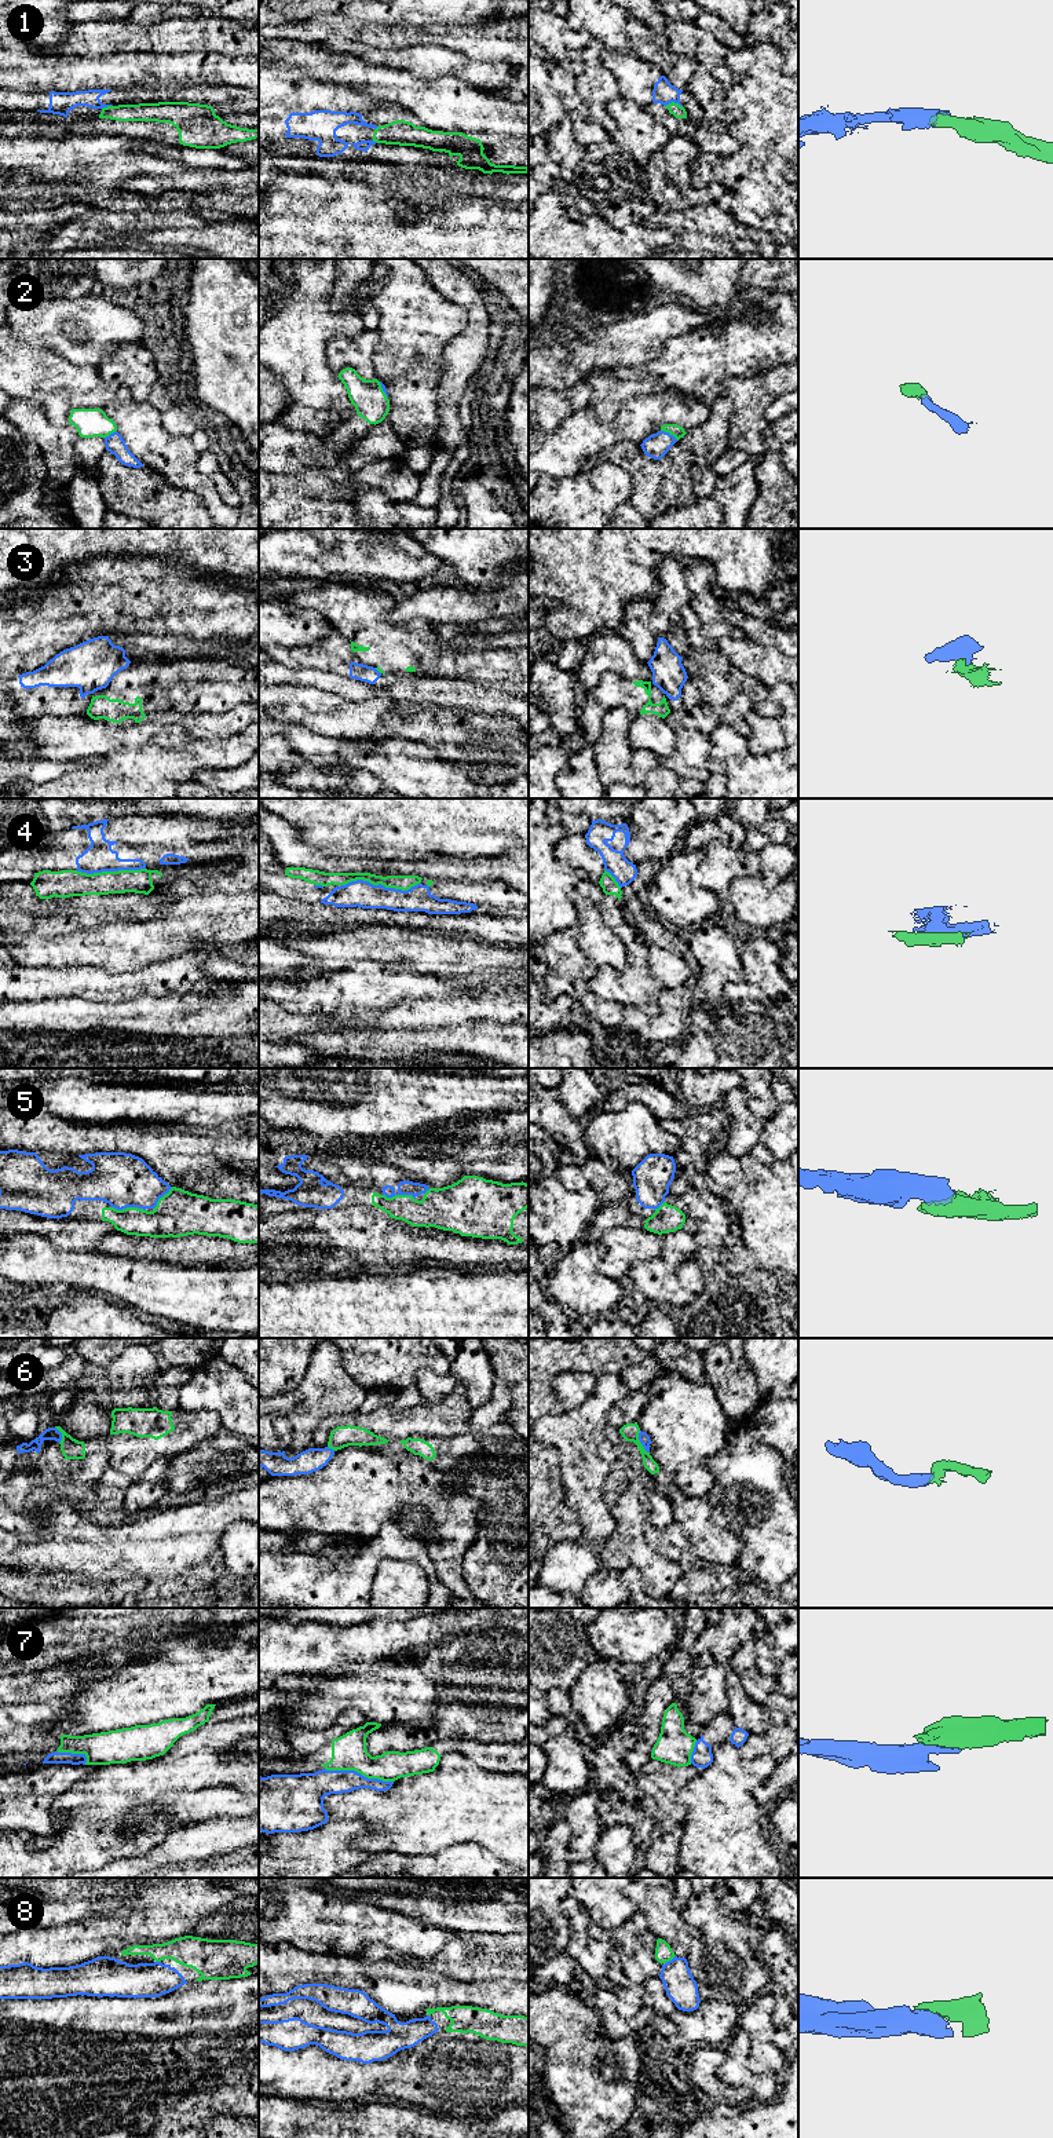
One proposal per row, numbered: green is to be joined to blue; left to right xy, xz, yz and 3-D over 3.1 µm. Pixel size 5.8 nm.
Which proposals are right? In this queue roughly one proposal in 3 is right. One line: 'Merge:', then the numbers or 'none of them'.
Merge: 2, 5, 6, 8

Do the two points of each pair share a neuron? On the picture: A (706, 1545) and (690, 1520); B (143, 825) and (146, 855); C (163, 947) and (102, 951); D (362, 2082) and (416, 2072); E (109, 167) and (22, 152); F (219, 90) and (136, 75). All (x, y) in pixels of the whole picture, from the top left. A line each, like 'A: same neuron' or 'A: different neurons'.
A: same neuron
B: different neurons
C: same neuron
D: same neuron
E: same neuron
F: different neurons

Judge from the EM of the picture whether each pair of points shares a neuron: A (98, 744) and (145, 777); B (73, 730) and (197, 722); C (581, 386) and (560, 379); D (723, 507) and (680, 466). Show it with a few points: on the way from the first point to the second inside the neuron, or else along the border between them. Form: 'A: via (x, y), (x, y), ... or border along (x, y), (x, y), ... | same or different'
A: border along (142, 746), (121, 746), (105, 757) | different
B: via (103, 734), (167, 733) | same
C: border along (587, 375), (563, 388), (543, 387) | different
D: border along (697, 496), (688, 505), (676, 505), (668, 510) | different

